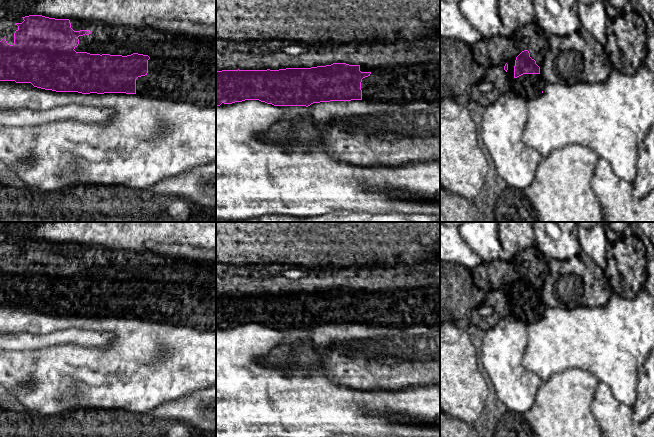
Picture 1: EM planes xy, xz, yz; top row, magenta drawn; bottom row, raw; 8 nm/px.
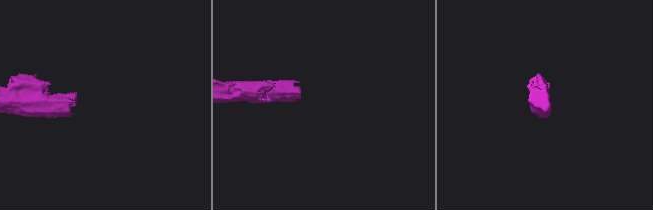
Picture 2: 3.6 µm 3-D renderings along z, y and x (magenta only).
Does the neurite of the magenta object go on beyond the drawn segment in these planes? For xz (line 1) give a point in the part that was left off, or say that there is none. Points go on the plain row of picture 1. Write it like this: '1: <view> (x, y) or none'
1: xz (374, 312)

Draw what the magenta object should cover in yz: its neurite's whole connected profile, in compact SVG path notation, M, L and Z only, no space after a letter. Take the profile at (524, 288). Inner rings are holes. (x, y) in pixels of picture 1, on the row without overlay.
M528 274L522 275L515 284L514 304L507 313L525 324L534 322L542 317L547 305L540 297L540 291L530 281Z

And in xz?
M333 287L311 292L216 295L216 330L259 324L274 330L310 330L330 325L388 327L388 297L361 296L360 289Z

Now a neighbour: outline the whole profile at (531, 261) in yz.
M534 245L513 256L510 261L516 271L515 279L504 288L499 289L504 292L508 288L507 306L512 308L514 304L514 290L516 281L524 274L528 274L530 281L536 285L542 297L542 290L545 279L549 275L548 259L545 258L539 248Z

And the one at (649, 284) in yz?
M654 259L647 260L647 278L644 289L654 298Z

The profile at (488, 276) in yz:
M496 259L484 262L471 270L473 282L485 293L507 286L516 277L516 271L510 261Z

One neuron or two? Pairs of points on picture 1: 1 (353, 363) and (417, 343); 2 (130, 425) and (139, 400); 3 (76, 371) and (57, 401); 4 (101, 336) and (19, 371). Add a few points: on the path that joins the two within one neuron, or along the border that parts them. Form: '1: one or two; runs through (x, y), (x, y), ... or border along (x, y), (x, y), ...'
1: one; runs through (369, 358), (401, 357)
2: two; border along (112, 408), (123, 408), (134, 412), (151, 411)
3: one; runs through (69, 378), (57, 390), (57, 394)
4: two; border along (56, 344), (78, 344), (102, 350)

